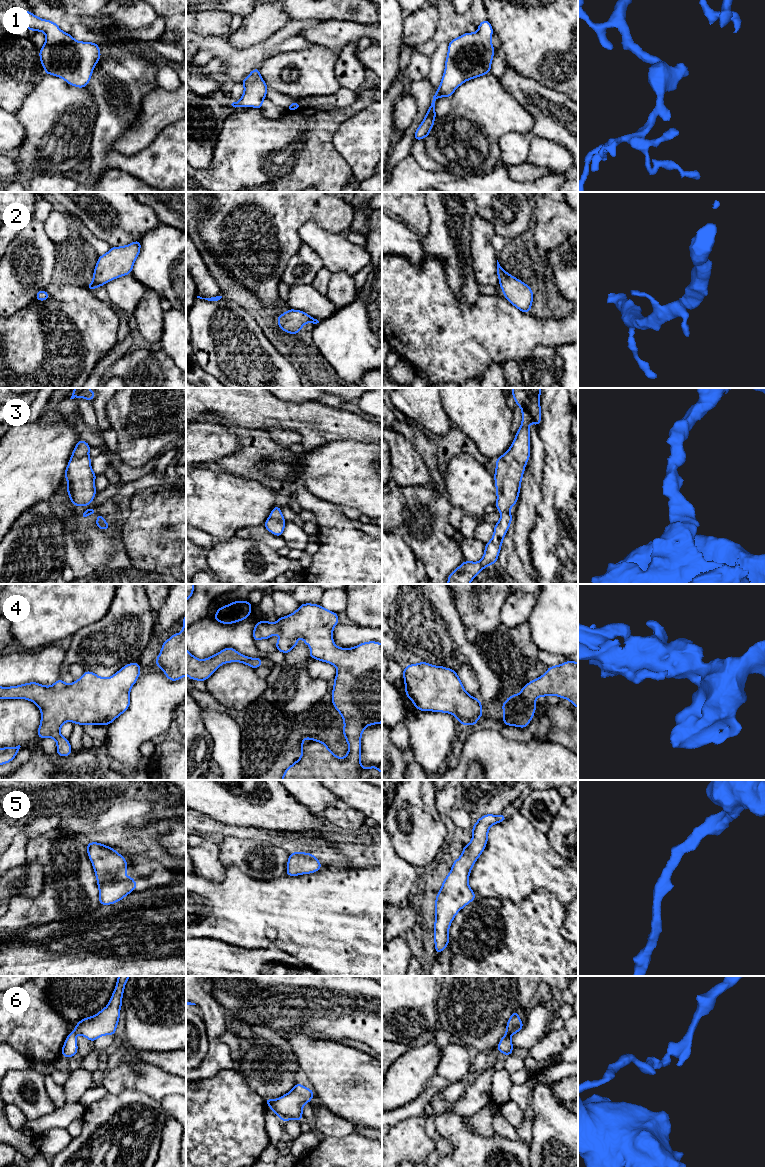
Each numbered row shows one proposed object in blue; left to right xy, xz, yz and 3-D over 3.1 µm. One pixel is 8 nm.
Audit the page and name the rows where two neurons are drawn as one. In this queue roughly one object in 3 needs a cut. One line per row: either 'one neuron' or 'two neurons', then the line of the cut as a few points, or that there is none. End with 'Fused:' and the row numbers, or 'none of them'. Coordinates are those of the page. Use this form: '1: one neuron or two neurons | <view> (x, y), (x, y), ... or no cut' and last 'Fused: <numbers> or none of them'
1: one neuron | no cut
2: one neuron | no cut
3: one neuron | no cut
4: one neuron | no cut
5: one neuron | no cut
6: two neurons | yz (506, 1033), (509, 1036)
Fused: 6

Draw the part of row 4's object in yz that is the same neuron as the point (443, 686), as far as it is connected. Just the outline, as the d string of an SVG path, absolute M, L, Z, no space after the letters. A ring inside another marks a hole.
M424 661L403 669L406 696L420 711L453 714L461 725L475 726L481 718L481 701L464 689L457 672Z

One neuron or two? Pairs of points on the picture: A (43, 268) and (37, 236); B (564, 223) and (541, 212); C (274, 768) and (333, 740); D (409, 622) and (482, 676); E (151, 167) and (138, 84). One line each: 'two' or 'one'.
A: one
B: one
C: one
D: one
E: one

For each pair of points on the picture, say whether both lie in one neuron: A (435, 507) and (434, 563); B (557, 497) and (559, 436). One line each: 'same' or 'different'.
A: same
B: same

